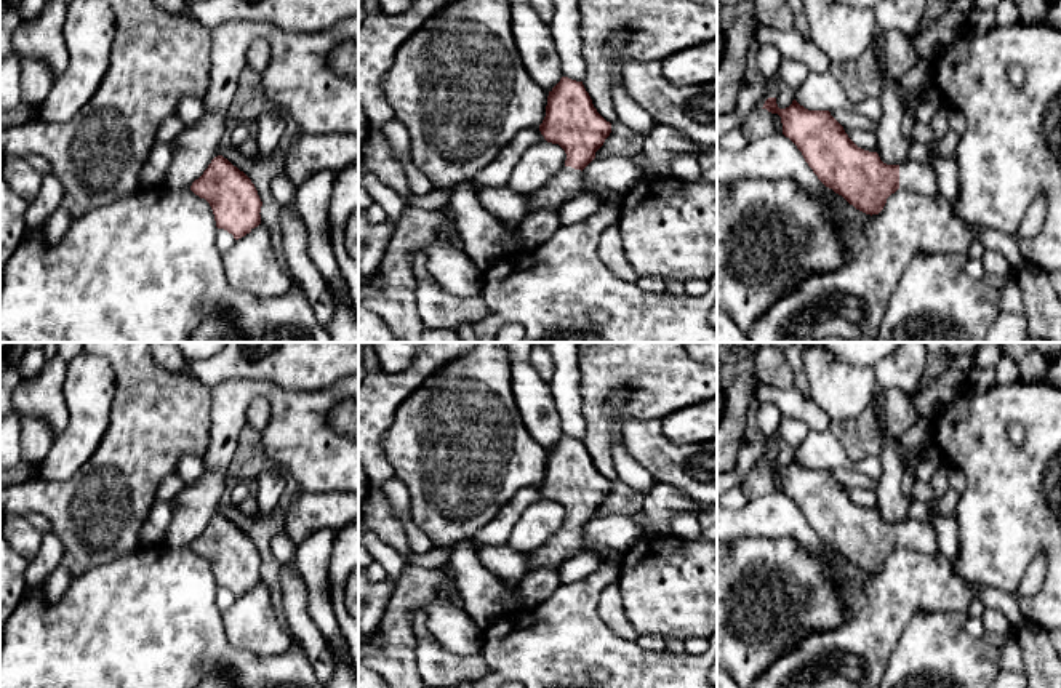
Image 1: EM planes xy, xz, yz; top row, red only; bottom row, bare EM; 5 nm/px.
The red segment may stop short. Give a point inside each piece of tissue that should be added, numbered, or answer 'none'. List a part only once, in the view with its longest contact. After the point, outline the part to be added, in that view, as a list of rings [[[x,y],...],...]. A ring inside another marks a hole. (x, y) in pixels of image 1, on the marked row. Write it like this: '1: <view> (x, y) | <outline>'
1: yz (914, 176) | [[[907,160],[899,165],[899,189],[933,195],[938,192],[938,178],[930,163]]]

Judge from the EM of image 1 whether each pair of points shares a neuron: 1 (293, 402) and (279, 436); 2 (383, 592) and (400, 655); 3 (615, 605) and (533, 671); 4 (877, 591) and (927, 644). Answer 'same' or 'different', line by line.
1: same
2: different
3: different
4: different

